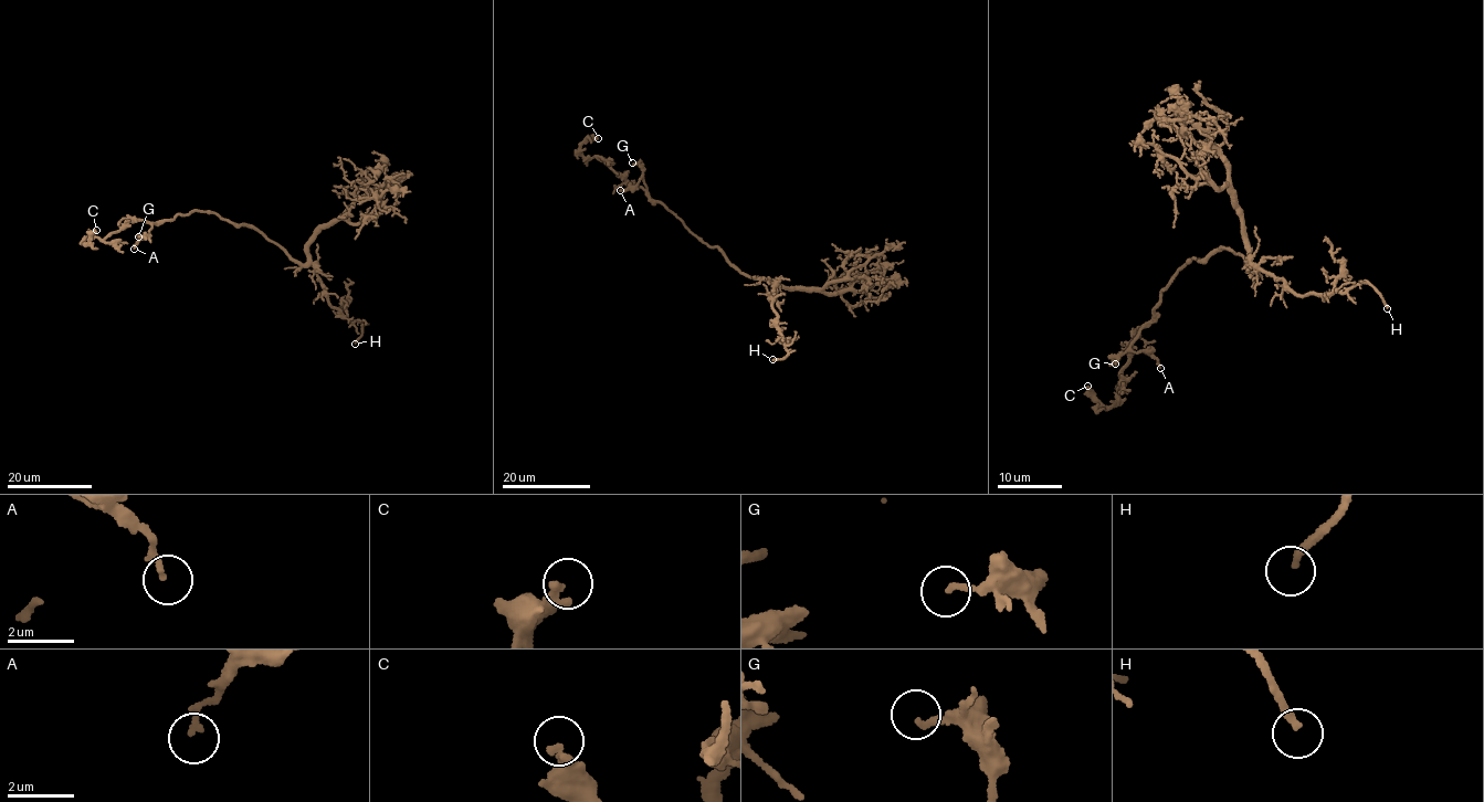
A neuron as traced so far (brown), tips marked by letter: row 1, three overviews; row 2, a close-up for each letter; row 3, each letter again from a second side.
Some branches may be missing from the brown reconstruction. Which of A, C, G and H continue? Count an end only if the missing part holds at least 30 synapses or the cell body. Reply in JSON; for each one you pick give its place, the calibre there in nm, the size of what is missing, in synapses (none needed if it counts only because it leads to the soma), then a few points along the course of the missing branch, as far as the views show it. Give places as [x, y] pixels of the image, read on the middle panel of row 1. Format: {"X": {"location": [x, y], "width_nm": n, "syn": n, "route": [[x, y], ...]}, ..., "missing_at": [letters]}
{"H": {"location": [772, 359], "width_nm": 240, "route": [[772, 359], [793, 357], [801, 361], [818, 361], [822, 367]]}, "missing_at": ["H"]}

